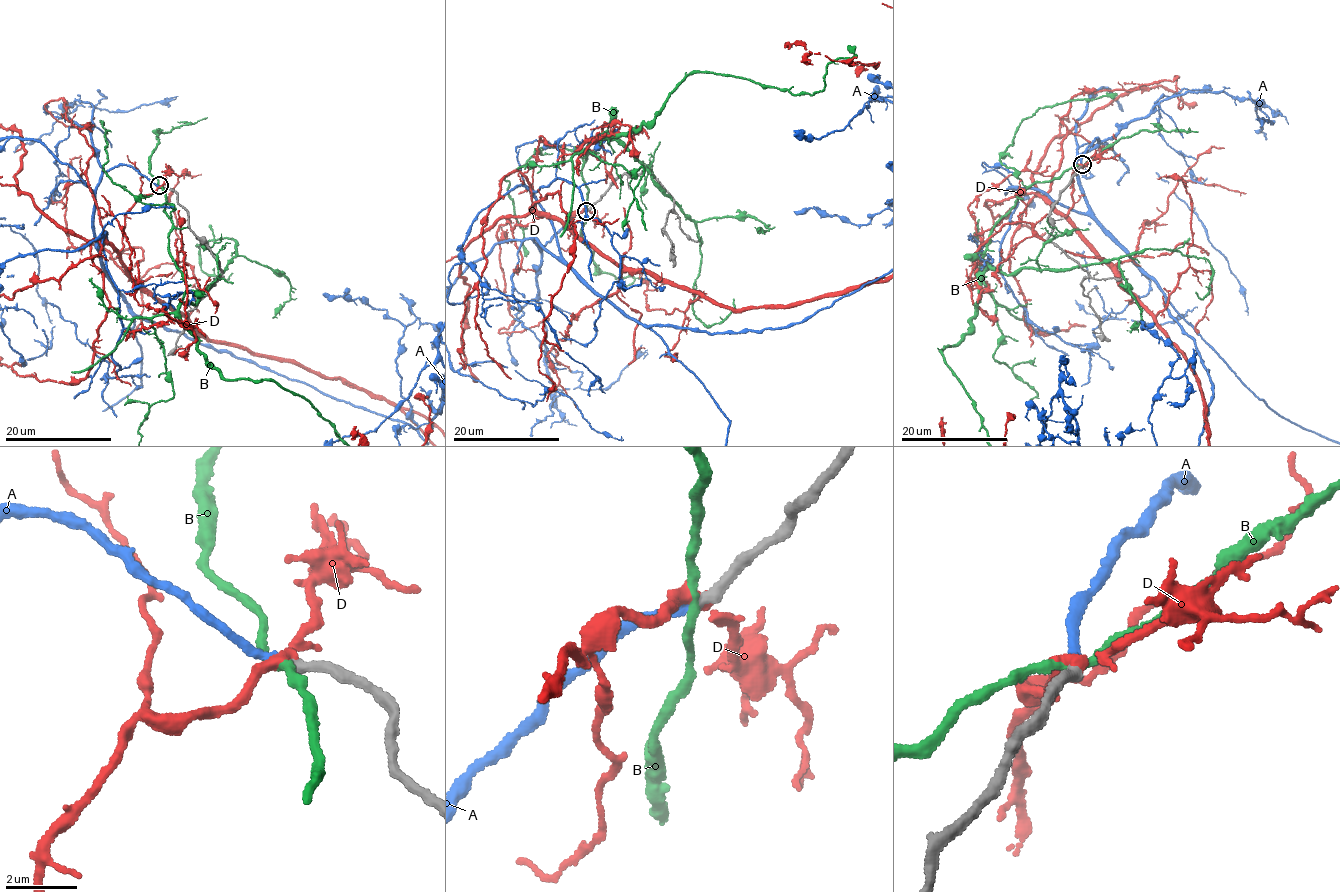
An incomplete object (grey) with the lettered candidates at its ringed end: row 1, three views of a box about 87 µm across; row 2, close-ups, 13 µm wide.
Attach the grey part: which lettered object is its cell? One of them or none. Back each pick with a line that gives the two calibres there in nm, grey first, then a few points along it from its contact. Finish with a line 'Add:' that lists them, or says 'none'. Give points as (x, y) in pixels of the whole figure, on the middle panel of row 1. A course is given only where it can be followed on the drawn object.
A: 320 nm thick on the grey side, 280 nm on the other
Add: A

